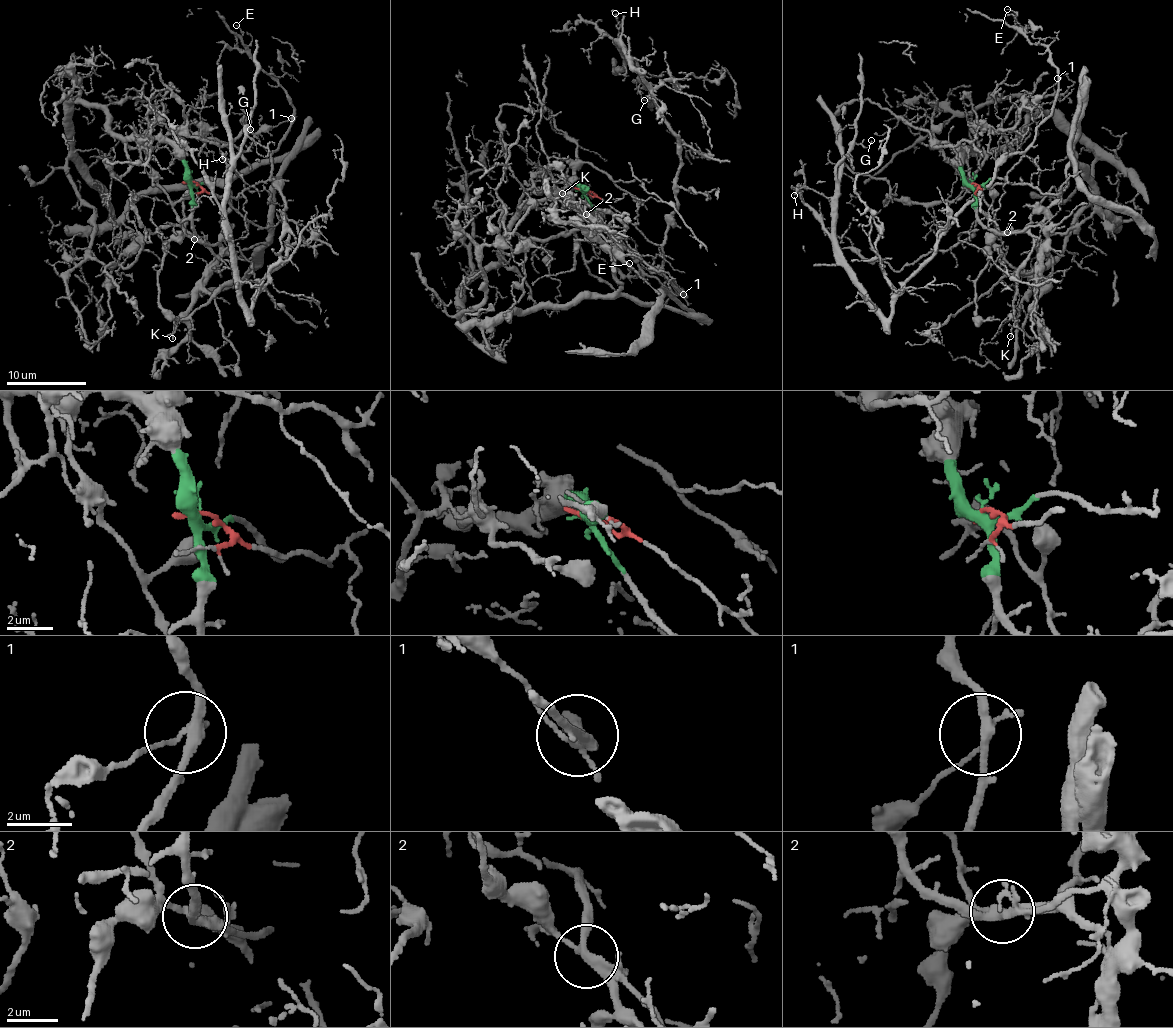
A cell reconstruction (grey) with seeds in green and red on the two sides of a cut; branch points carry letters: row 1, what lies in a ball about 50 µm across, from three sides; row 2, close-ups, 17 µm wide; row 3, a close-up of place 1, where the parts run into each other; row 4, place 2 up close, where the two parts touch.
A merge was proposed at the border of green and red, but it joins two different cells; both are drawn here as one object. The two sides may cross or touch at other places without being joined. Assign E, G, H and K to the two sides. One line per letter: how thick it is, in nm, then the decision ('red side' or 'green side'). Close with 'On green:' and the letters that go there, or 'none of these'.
E: 80 nm | red side
G: 120 nm | red side
H: 200 nm | red side
K: 140 nm | green side
On green: K

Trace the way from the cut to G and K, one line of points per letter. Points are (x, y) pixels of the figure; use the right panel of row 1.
G: (971, 185), (1002, 182), (1024, 154), (996, 168), (886, 317), (835, 235), (837, 166), (871, 140)
K: (971, 185), (975, 215), (987, 227), (999, 232), (1024, 230), (1038, 240), (1018, 273), (1011, 336)

